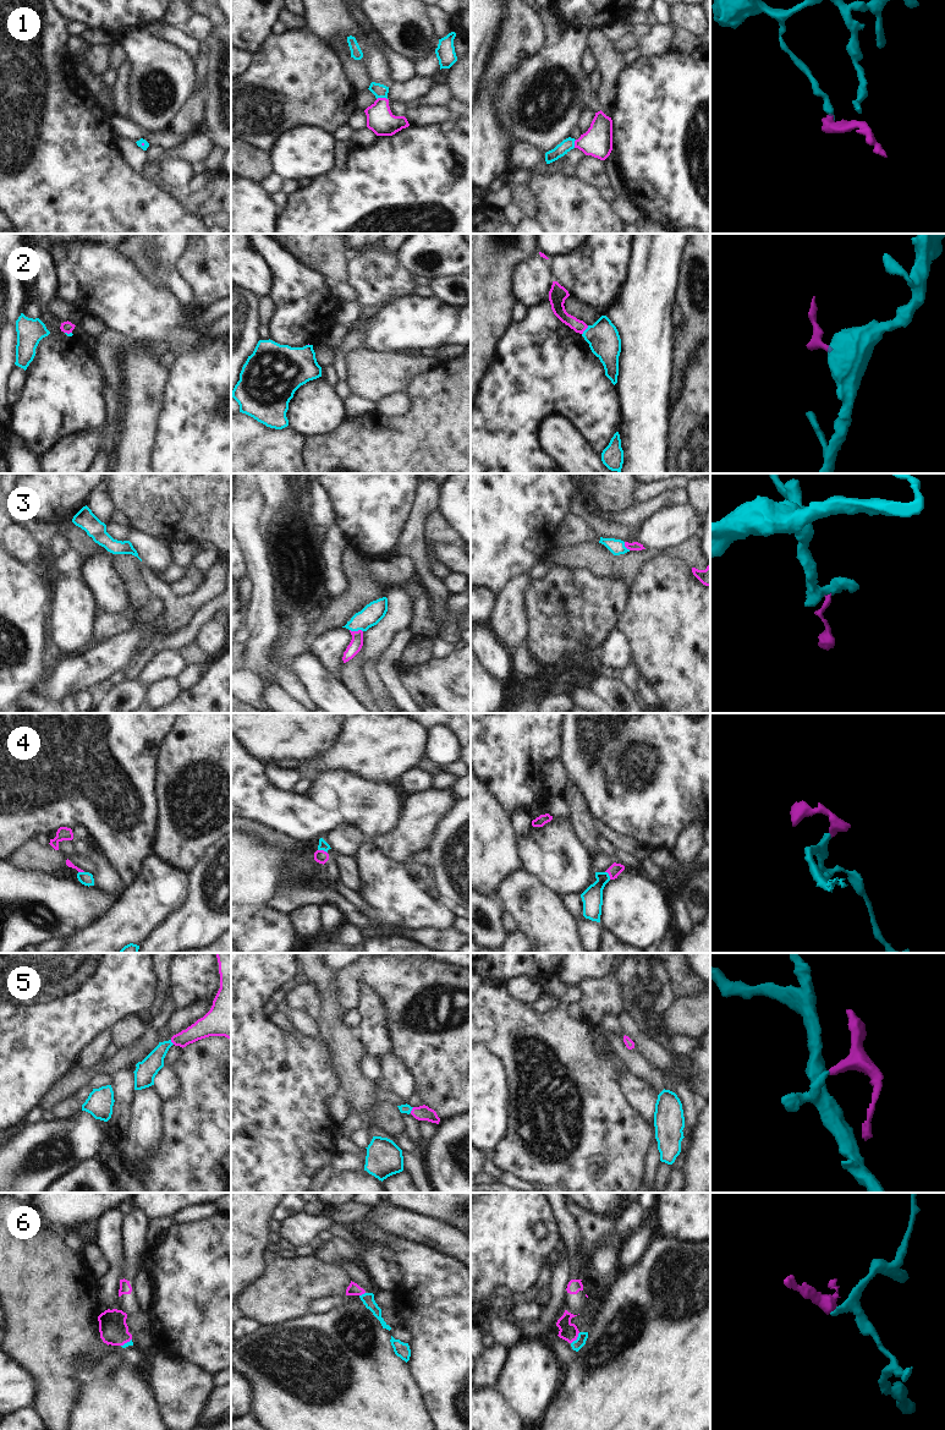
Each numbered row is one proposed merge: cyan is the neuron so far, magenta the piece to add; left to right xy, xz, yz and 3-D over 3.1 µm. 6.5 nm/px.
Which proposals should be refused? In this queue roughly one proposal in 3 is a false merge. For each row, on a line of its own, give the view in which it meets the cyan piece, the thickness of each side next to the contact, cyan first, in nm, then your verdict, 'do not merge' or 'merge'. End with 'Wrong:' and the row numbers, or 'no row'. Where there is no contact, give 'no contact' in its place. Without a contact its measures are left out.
1: meets cyan in xz; 90 nm thick on the cyan side, 180 nm on the other; merge
2: meets cyan in yz; 200 nm thick on the cyan side, 90 nm on the other; merge
3: meets cyan in xz; 140 nm thick on the cyan side, 90 nm on the other; merge
4: meets cyan in xz; 60 nm thick on the cyan side, 90 nm on the other; merge
5: meets cyan in xz; 60 nm thick on the cyan side, 100 nm on the other; merge
6: meets cyan in yz; 70 nm thick on the cyan side, 120 nm on the other; merge
Wrong: no row

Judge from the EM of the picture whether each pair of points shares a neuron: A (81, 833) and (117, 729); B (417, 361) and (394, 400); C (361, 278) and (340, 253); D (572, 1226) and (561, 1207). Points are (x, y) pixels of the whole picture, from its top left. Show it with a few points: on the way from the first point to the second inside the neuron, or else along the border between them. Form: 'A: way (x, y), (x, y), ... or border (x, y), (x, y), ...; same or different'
A: border (71, 828), (82, 826), (89, 839); different
B: border (402, 392), (386, 394), (375, 403); different
C: border (350, 251), (345, 280); different
D: way (567, 1221), (561, 1212); same

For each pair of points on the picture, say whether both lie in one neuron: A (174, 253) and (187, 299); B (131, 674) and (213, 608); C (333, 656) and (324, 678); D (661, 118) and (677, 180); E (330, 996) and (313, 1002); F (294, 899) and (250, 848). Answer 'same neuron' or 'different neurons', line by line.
A: same neuron
B: same neuron
C: different neurons
D: same neuron
E: different neurons
F: different neurons

